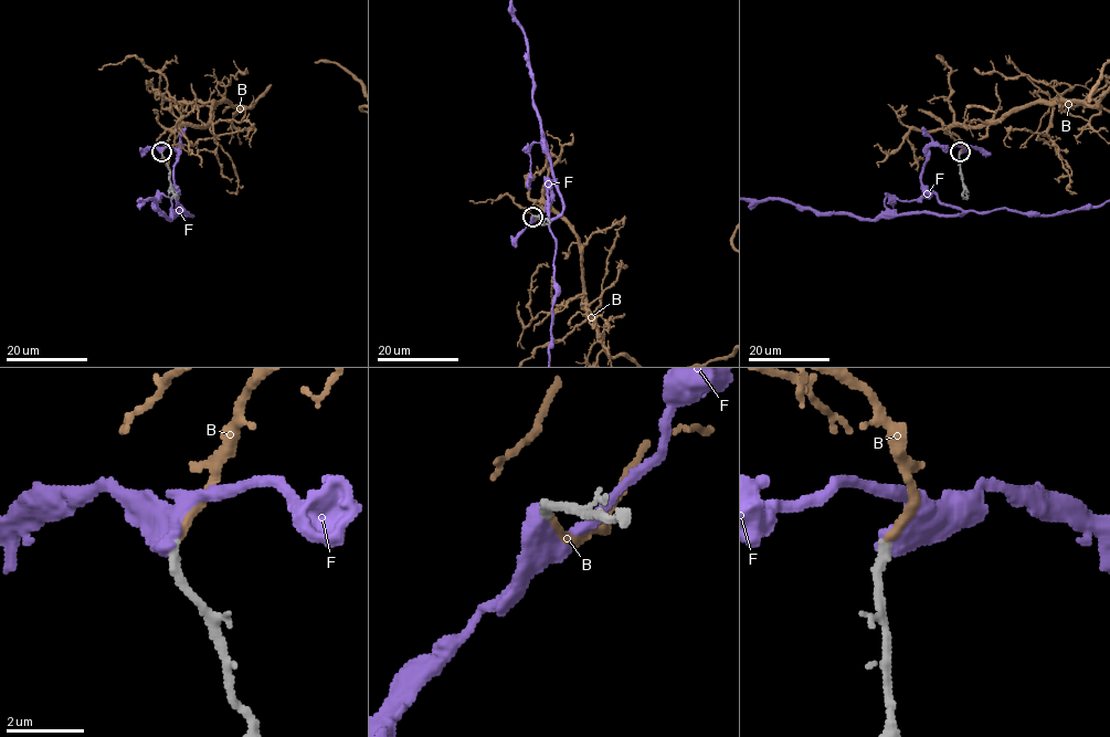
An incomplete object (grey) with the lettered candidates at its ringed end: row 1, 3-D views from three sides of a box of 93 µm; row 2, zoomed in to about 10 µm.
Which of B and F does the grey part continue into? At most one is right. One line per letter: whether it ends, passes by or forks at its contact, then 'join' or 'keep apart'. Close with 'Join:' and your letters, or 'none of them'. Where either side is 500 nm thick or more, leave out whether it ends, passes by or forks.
B: it ends there; join
F: keep apart
Join: B

